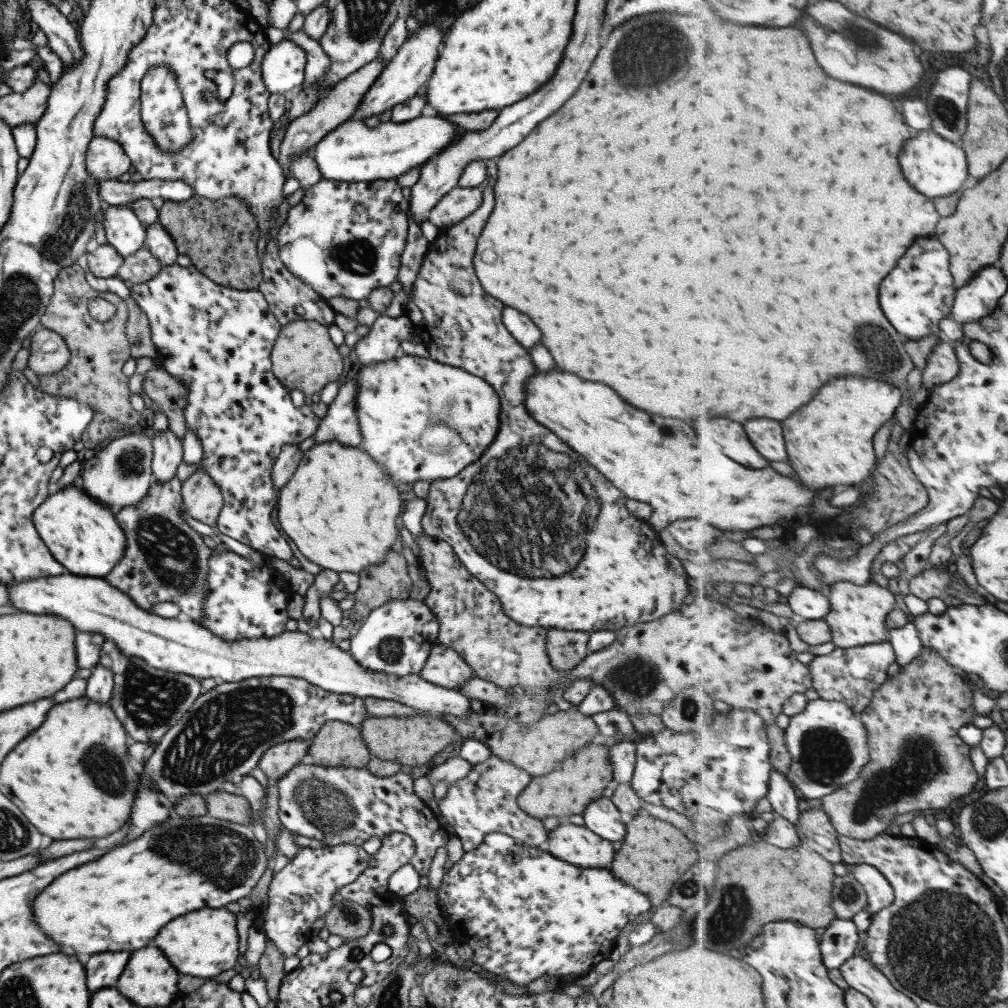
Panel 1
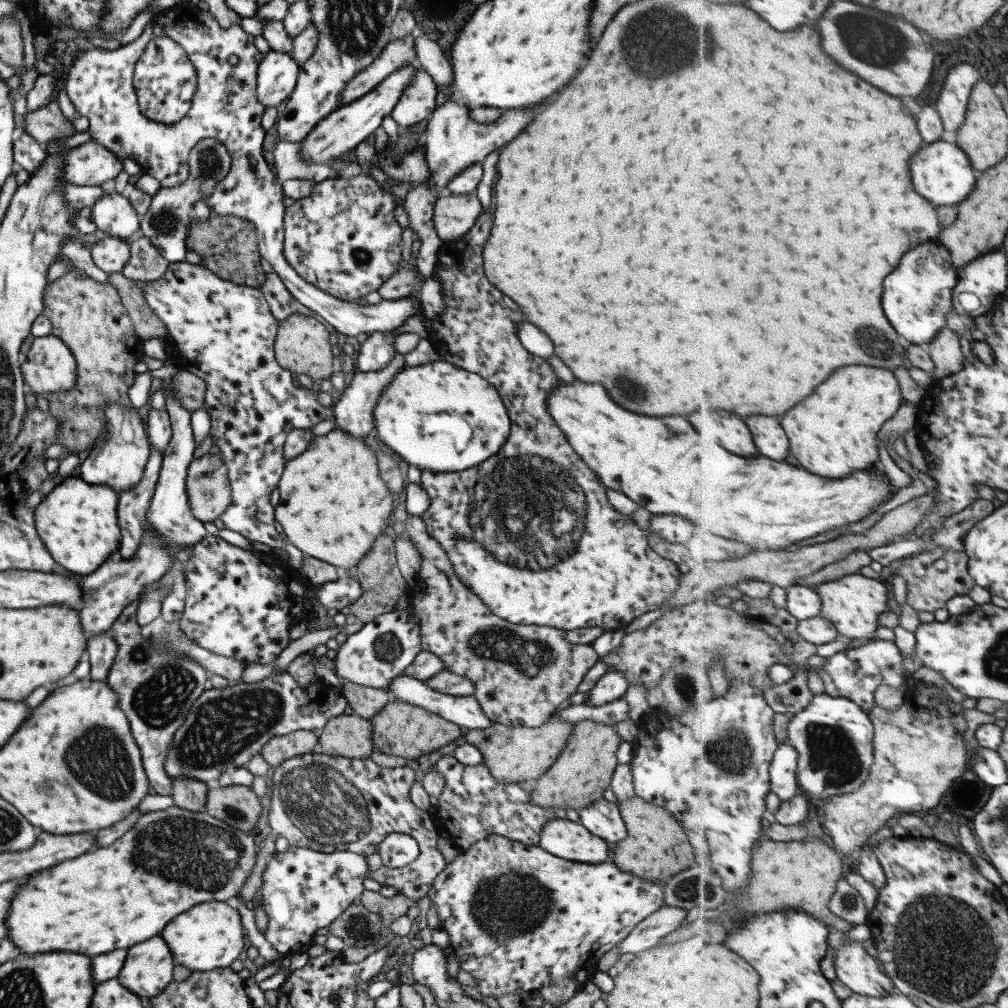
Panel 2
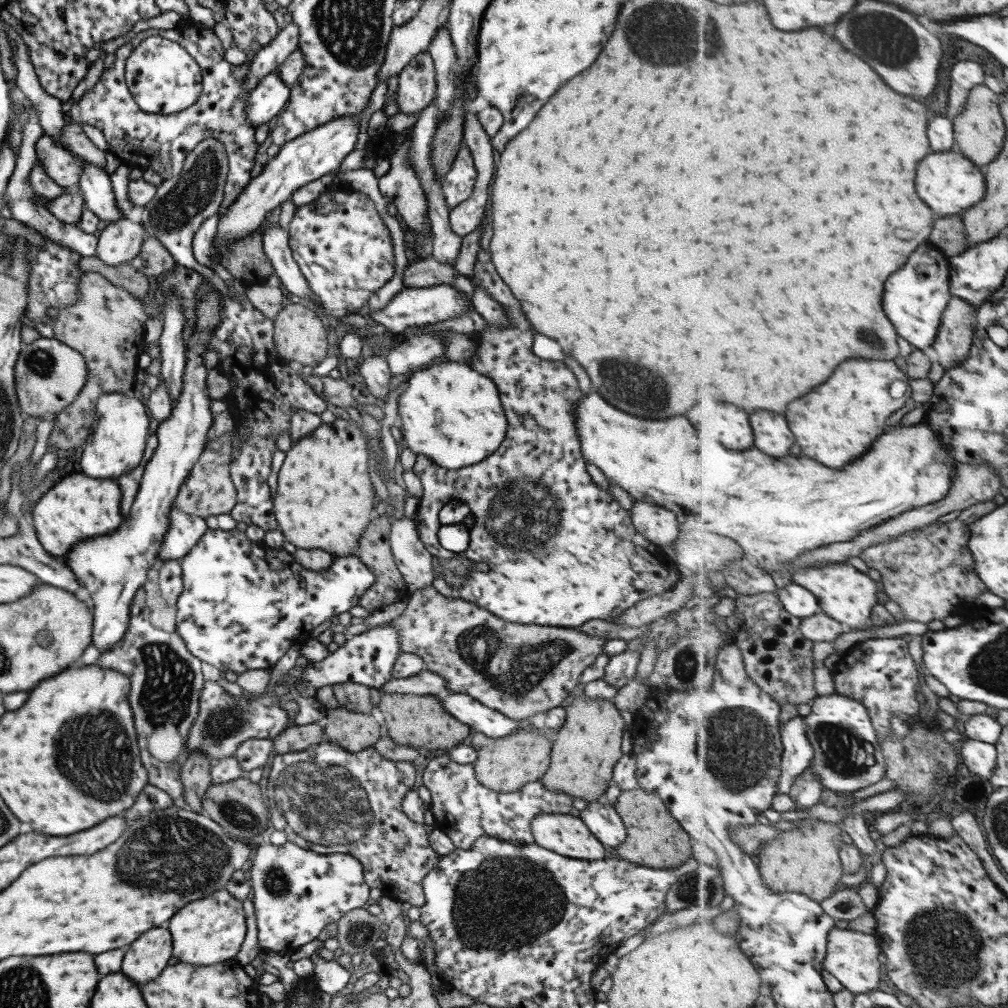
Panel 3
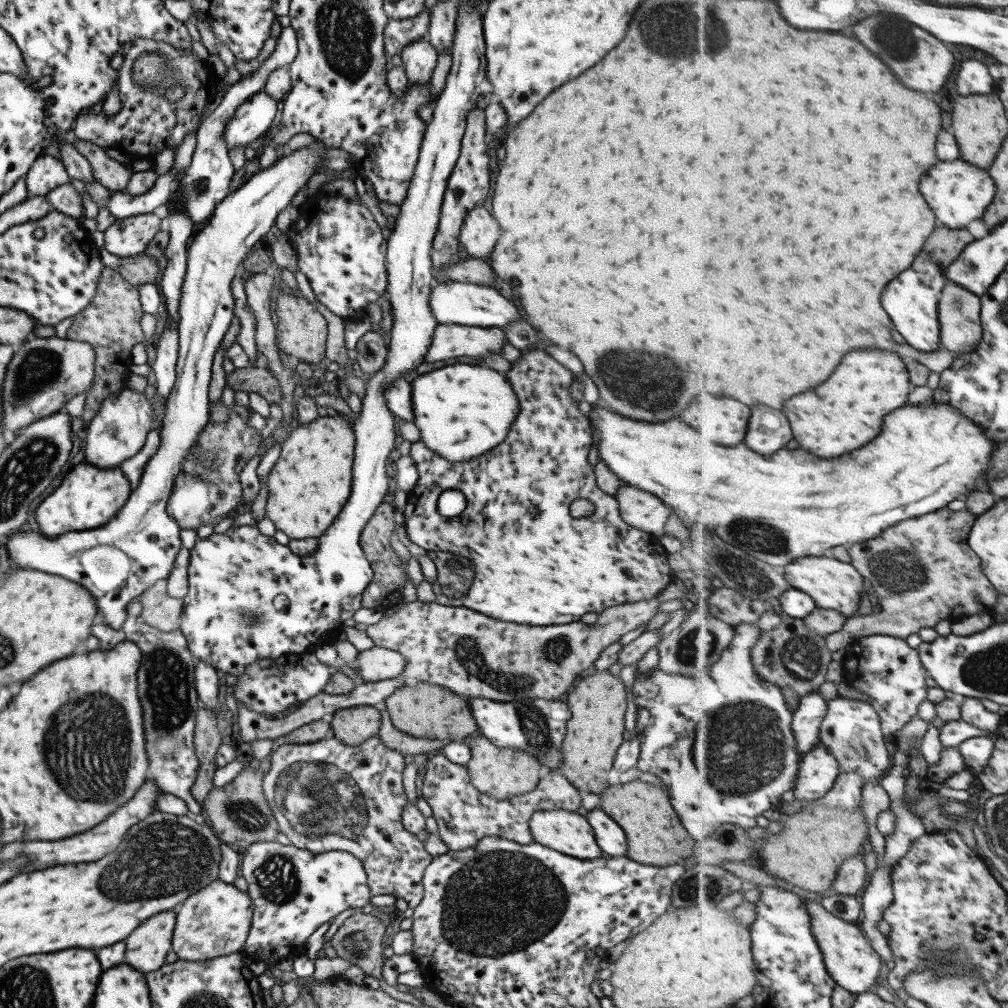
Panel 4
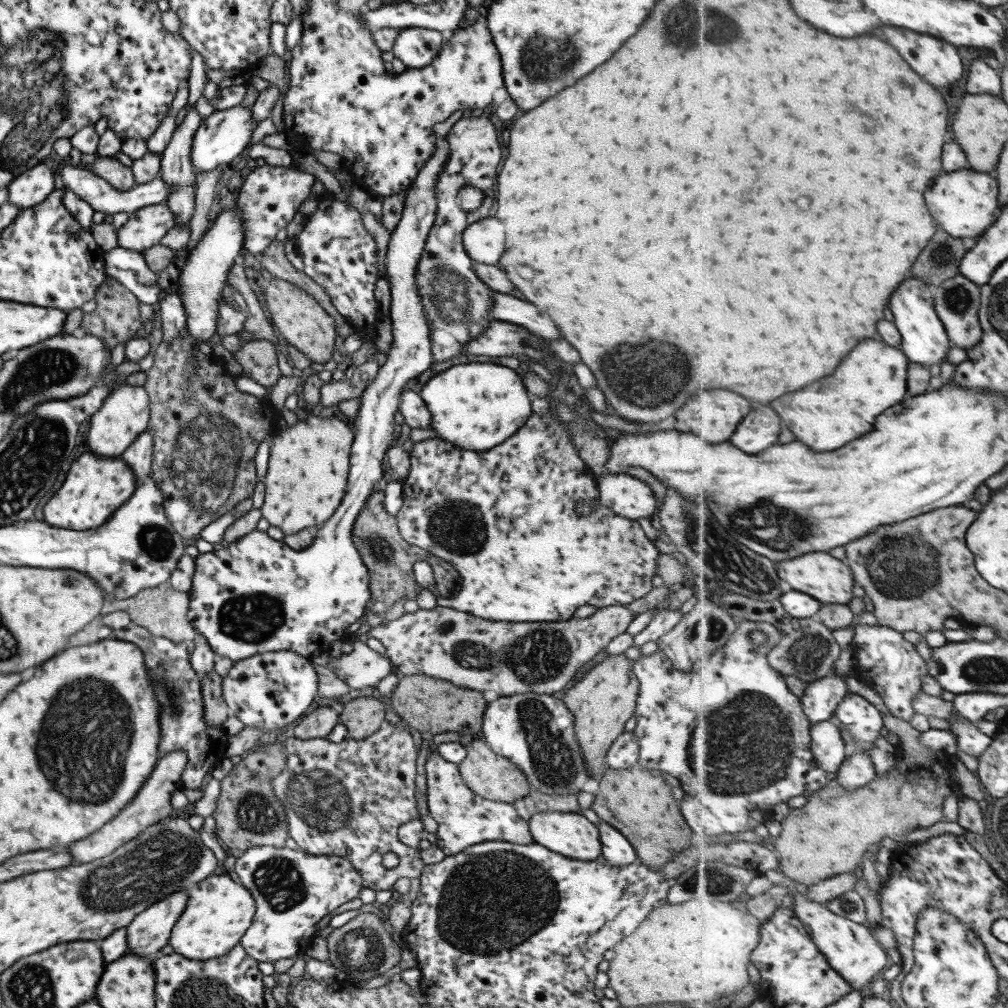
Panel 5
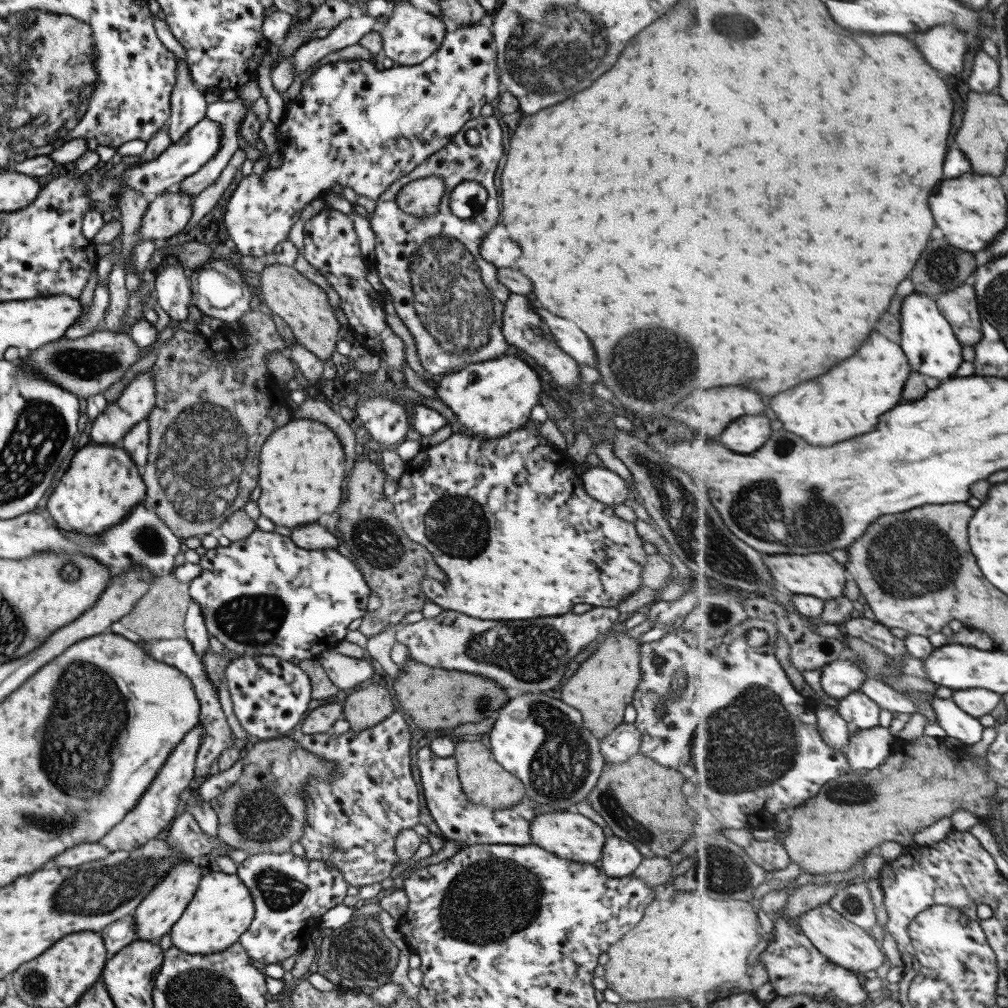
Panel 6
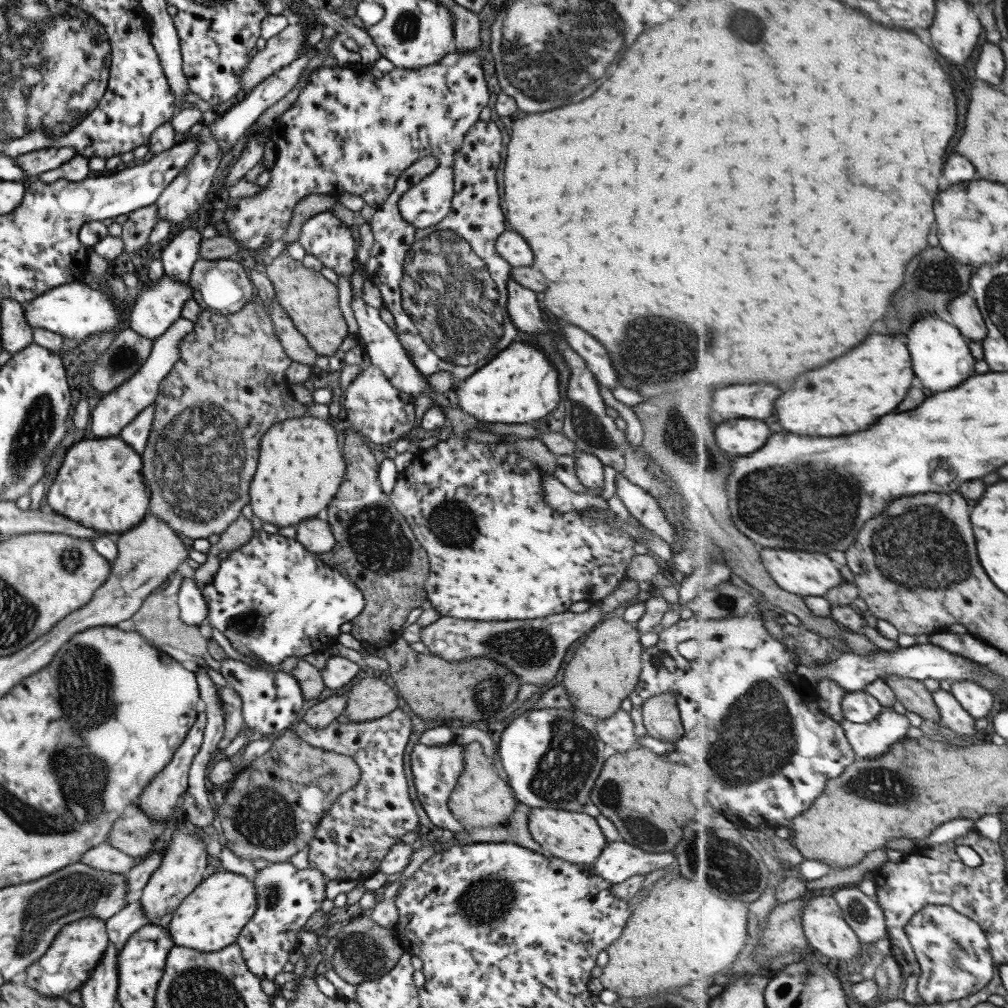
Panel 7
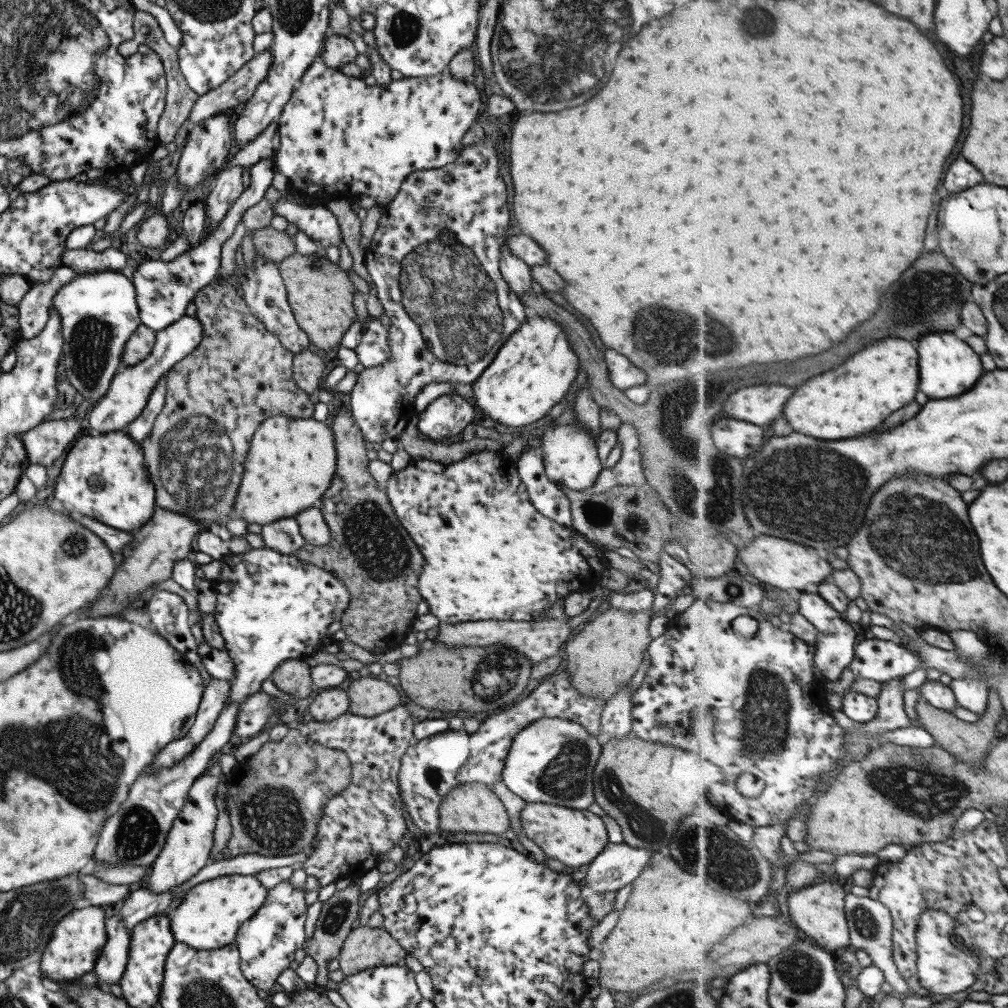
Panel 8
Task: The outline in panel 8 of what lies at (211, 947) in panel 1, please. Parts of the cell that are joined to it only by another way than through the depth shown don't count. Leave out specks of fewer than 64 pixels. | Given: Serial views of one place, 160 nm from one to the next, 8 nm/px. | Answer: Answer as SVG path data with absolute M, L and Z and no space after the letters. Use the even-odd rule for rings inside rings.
M225 875L192 886L170 914L175 941L197 950L213 950L234 942L238 928L263 904L266 888L255 875Z

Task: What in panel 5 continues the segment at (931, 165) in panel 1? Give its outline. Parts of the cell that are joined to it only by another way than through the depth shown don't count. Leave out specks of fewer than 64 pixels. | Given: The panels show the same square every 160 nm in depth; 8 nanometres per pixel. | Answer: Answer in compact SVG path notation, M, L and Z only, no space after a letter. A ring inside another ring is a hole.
M959 170L937 178L937 184L929 188L925 198L929 200L929 208L933 216L937 216L937 222L943 226L943 229L955 238L963 238L973 244L983 237L997 220L999 182L985 172Z

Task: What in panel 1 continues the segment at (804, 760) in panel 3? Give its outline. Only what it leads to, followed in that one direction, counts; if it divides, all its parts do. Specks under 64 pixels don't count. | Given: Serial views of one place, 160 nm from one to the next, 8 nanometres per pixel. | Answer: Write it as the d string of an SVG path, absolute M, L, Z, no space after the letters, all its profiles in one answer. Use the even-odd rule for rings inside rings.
M771 770L769 776L769 792L766 796L773 803L775 815L797 822L802 815L803 804L797 788L791 784L790 778L778 770Z

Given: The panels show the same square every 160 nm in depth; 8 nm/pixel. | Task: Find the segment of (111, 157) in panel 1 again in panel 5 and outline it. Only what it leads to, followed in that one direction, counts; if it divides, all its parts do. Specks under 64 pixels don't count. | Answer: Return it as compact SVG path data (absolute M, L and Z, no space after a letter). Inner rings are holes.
M41 162L25 169L6 184L6 202L16 206L17 209L30 208L41 202L53 188L53 169Z

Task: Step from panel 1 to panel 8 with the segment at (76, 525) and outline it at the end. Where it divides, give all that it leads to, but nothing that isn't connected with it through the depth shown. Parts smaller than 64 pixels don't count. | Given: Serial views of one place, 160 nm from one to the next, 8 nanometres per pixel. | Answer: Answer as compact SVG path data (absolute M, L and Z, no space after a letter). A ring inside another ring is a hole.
M123 430L106 433L92 433L74 440L56 478L54 498L63 505L64 512L79 512L89 518L97 518L101 524L122 531L133 532L143 526L153 514L153 486L149 482L140 445L129 438Z

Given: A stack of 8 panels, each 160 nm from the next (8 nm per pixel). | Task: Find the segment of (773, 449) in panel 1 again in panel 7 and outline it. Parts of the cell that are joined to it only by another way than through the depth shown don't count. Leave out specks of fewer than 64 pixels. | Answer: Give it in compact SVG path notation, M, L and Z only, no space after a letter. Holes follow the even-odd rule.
M757 419L729 420L717 428L717 442L725 452L749 456L765 446L771 428Z

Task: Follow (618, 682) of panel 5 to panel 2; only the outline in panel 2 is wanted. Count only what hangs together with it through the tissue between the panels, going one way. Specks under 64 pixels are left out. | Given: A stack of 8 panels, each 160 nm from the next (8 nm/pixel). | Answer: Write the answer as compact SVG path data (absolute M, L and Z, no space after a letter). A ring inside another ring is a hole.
M590 720L574 723L565 746L556 755L553 764L533 780L530 801L540 807L570 807L578 811L589 803L601 799L616 767L616 750L620 741L614 725L594 723Z

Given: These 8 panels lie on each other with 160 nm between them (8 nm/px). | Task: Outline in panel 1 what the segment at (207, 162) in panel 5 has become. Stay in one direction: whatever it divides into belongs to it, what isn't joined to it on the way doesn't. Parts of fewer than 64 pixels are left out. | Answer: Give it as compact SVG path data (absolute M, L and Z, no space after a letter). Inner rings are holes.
M281 40L271 45L260 62L261 81L265 82L267 93L282 95L295 87L300 87L304 78L305 53L294 42Z

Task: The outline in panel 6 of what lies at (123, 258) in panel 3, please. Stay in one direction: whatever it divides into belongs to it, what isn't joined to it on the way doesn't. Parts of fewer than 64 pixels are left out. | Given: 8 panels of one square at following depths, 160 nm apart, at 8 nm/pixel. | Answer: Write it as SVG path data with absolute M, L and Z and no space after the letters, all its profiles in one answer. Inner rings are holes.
M166 190L149 199L139 223L140 242L160 242L184 230L191 217L192 197L183 191Z

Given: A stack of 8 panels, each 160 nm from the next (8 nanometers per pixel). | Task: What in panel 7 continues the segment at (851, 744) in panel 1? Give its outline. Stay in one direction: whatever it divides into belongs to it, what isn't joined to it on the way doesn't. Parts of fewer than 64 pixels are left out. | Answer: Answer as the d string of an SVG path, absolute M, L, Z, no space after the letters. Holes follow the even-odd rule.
M865 691L847 693L842 703L844 718L856 723L871 722L882 710L880 701Z

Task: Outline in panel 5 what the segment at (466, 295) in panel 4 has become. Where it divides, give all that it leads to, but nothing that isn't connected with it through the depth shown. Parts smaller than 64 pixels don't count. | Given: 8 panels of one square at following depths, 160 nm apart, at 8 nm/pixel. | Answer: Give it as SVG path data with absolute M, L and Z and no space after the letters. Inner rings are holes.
M492 291L492 299L492 305L488 308L492 316L491 320L518 324L547 340L561 338L559 328L551 322L551 318L545 314L539 314L529 302L520 300L511 294L506 295L494 291Z

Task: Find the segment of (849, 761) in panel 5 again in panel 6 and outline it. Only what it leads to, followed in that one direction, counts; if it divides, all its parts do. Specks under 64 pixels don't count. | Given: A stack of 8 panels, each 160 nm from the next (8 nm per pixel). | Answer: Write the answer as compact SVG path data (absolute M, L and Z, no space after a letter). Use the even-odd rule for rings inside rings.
M877 725L872 729L859 729L850 735L850 743L846 754L852 770L864 773L881 766L891 754L891 744L894 740L889 727Z

